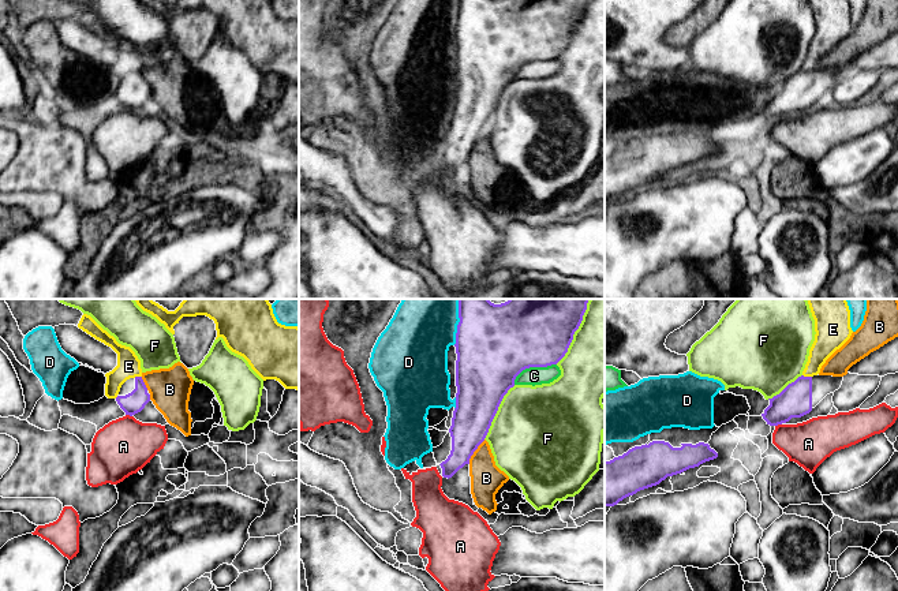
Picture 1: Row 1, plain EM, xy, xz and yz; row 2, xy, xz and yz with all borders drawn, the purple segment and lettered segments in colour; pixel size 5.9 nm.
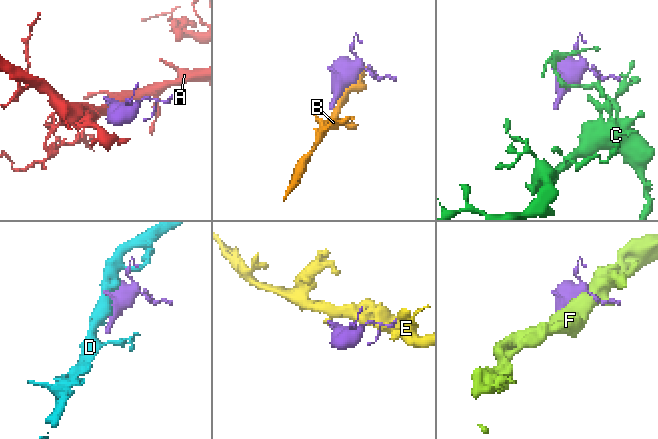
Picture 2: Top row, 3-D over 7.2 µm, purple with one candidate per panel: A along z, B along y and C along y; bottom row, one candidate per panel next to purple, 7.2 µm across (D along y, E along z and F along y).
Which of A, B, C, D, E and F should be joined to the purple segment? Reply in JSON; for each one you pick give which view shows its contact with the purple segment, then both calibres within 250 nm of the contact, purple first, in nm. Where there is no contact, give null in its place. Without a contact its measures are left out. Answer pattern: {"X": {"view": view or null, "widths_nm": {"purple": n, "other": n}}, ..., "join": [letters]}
{"join": []}

